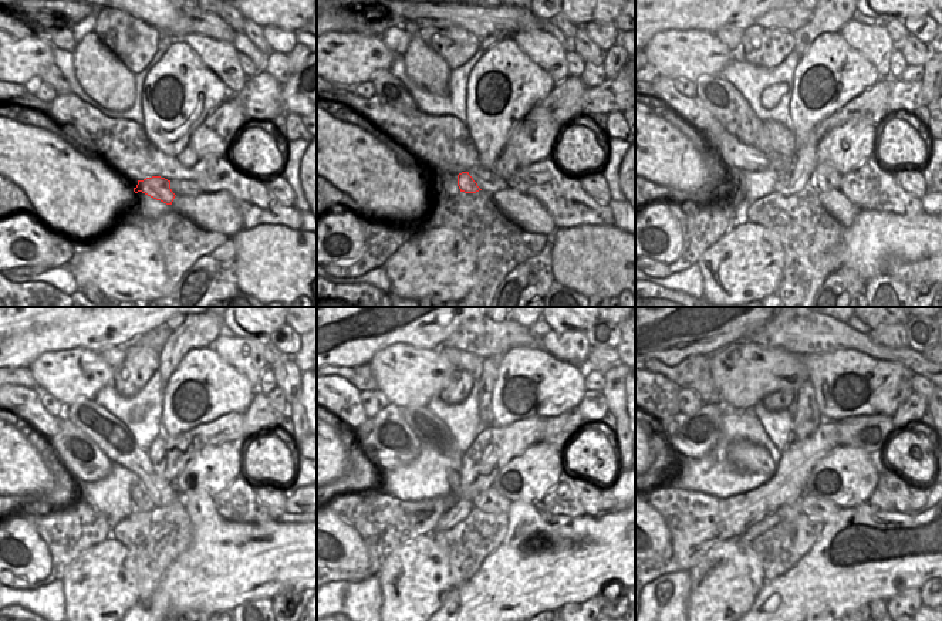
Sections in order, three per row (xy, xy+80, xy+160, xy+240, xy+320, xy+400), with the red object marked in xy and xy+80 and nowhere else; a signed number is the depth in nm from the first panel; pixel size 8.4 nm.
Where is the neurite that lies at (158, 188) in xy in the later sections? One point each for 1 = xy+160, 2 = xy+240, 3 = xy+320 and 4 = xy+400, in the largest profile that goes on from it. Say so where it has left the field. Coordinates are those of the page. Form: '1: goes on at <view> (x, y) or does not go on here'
1: goes on at xy+160 (783, 175)
2: goes on at xy+240 (147, 505)
3: goes on at xy+320 (461, 510)
4: goes on at xy+400 (760, 527)

